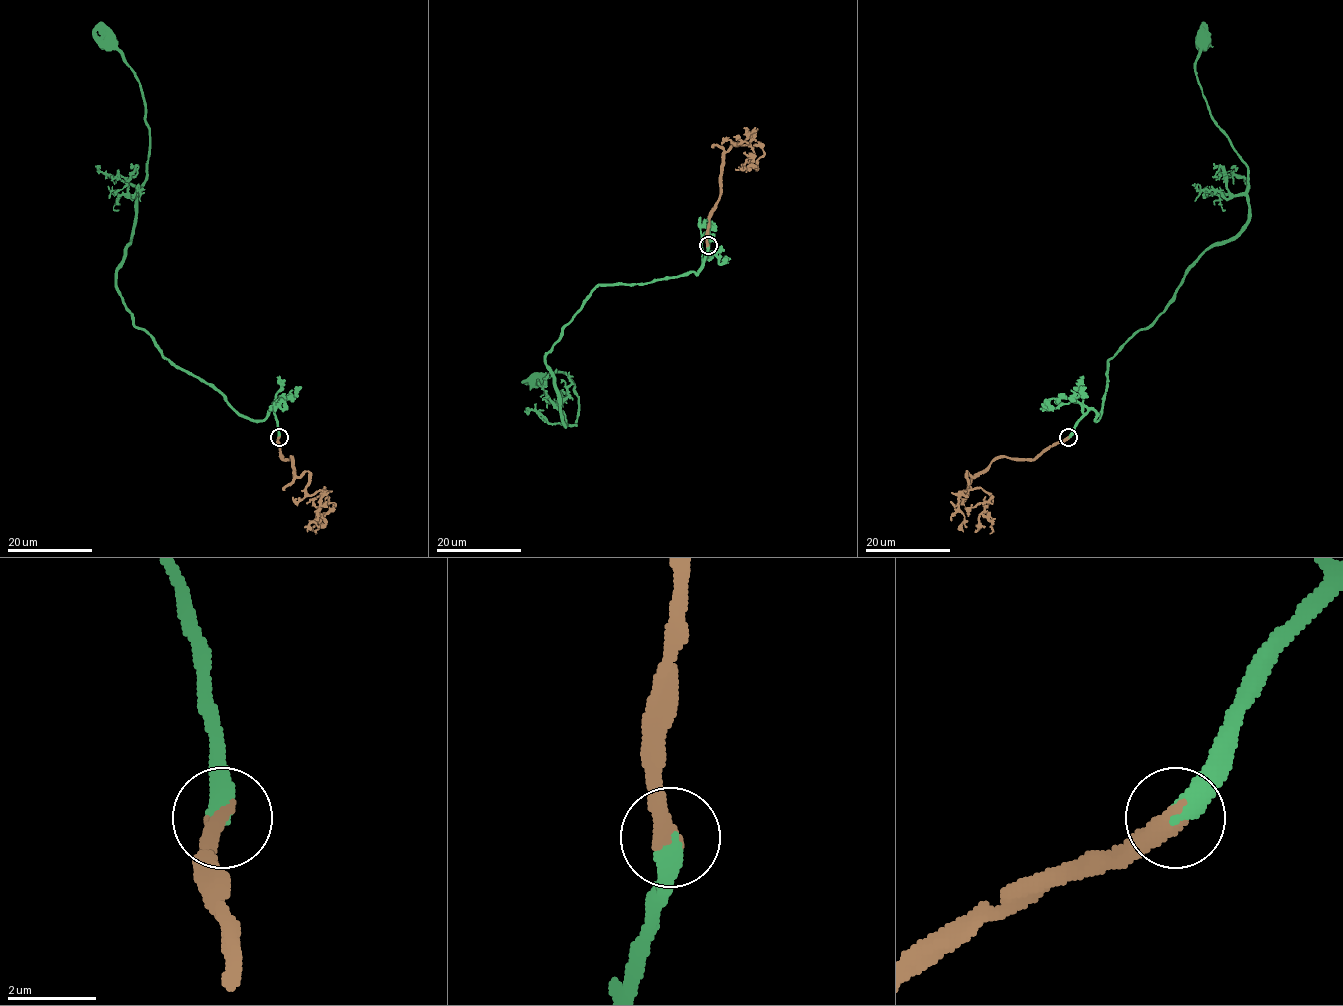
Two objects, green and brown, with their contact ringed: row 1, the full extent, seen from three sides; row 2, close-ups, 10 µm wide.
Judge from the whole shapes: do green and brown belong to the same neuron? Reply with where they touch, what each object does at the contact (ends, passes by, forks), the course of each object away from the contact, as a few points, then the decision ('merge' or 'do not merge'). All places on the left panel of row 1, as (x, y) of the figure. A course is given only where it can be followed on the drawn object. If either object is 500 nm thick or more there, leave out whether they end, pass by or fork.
place (279, 437); green ends; brown ends; course green (279, 437), (272, 409), (244, 418), (176, 368), (116, 285), (149, 136), (133, 70), (110, 41); course brown (279, 437), (293, 472), (309, 473), (306, 491), (324, 488), (316, 506), (335, 506), (324, 515); merge

